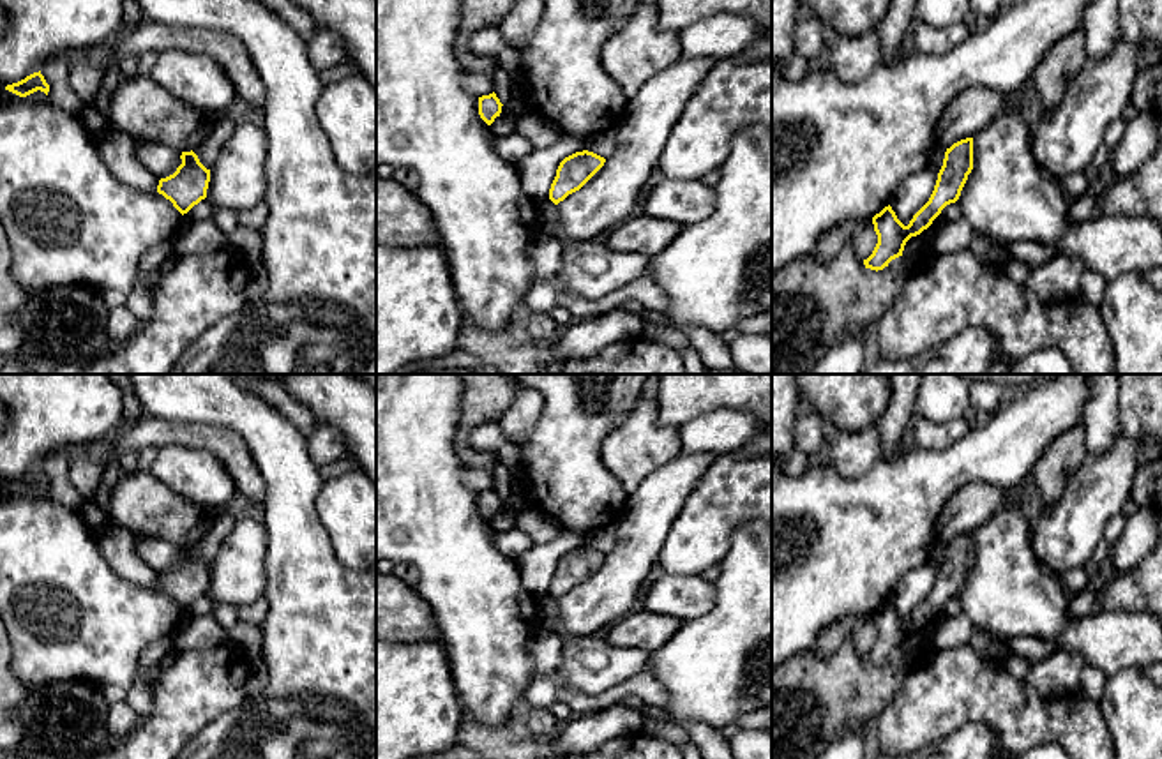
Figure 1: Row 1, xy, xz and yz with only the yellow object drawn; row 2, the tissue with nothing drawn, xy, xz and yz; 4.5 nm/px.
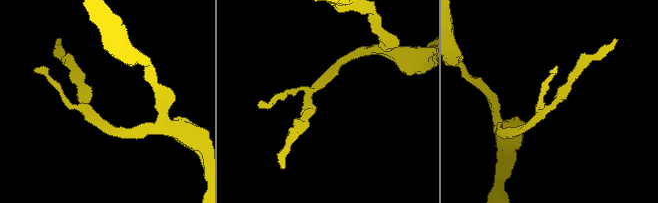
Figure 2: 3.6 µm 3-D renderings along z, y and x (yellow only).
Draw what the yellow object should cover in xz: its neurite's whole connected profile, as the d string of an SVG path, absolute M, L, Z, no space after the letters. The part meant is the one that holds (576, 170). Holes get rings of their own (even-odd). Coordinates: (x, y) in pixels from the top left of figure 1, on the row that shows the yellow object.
M583 150L565 157L549 189L549 199L558 205L569 194L579 191L602 166L606 159Z

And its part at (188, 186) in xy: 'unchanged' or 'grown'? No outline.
unchanged

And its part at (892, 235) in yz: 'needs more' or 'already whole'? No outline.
already whole

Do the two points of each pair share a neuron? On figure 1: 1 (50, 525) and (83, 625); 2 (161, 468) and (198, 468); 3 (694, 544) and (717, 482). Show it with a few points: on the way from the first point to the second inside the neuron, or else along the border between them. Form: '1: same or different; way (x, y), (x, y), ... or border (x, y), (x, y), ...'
1: same; way (50, 549), (50, 583), (60, 601)
2: same; way (170, 468), (189, 468)
3: same; way (703, 528), (717, 505), (717, 498)

